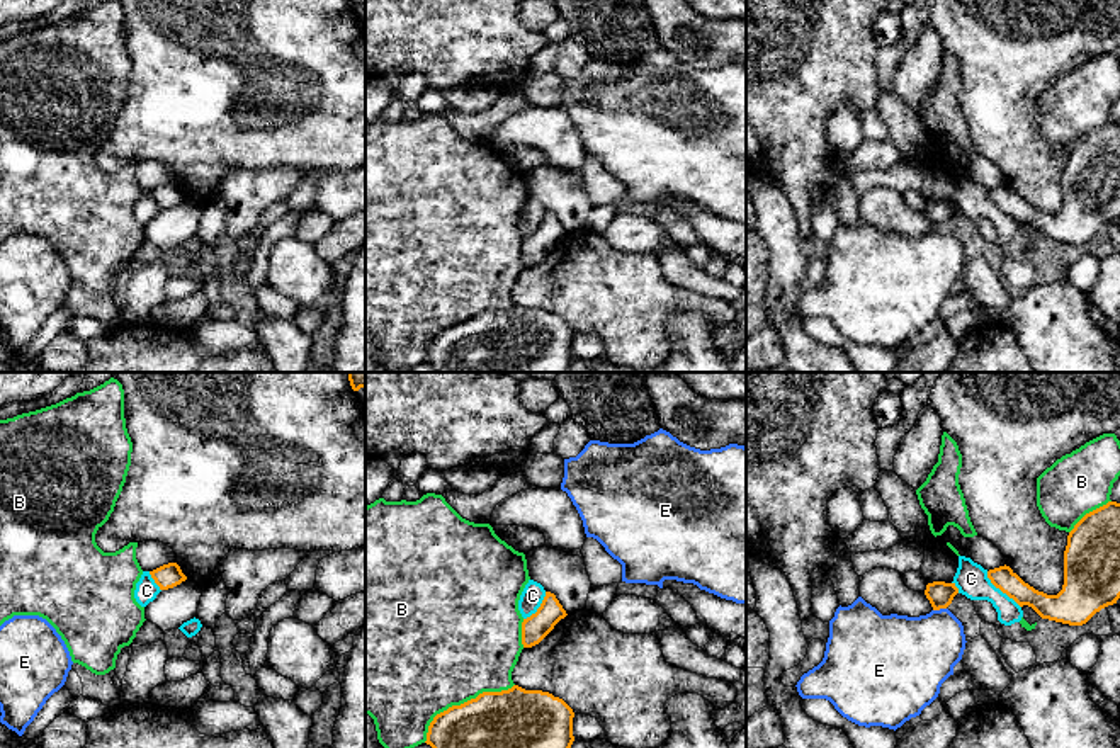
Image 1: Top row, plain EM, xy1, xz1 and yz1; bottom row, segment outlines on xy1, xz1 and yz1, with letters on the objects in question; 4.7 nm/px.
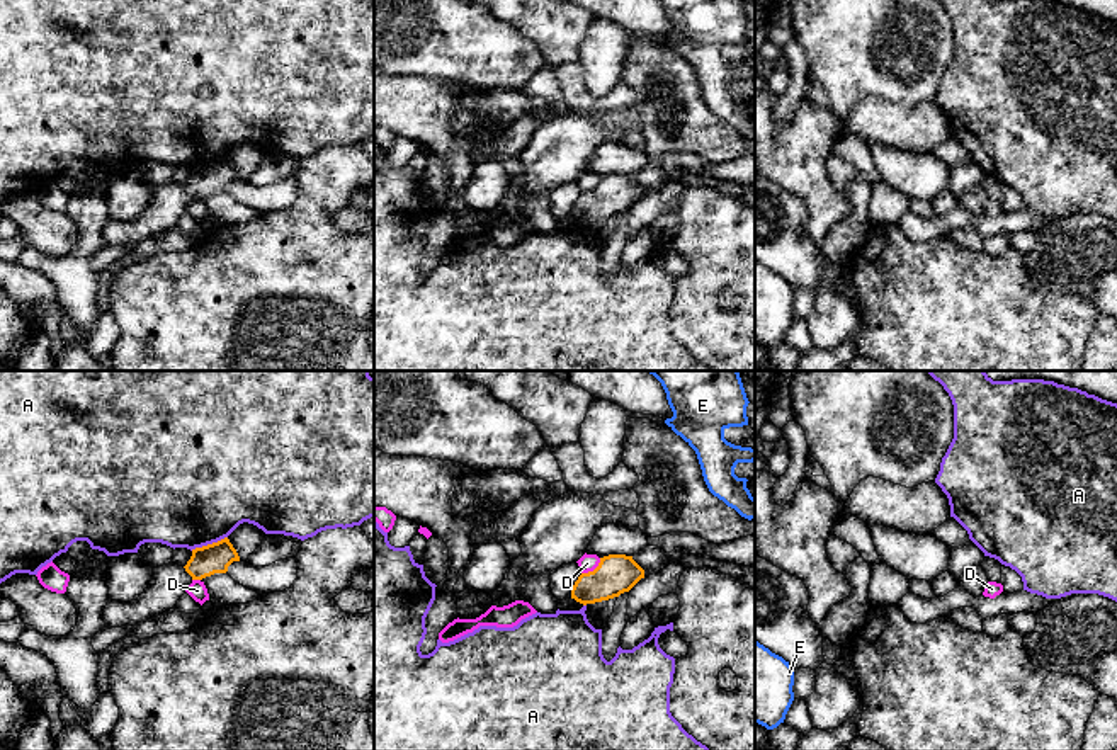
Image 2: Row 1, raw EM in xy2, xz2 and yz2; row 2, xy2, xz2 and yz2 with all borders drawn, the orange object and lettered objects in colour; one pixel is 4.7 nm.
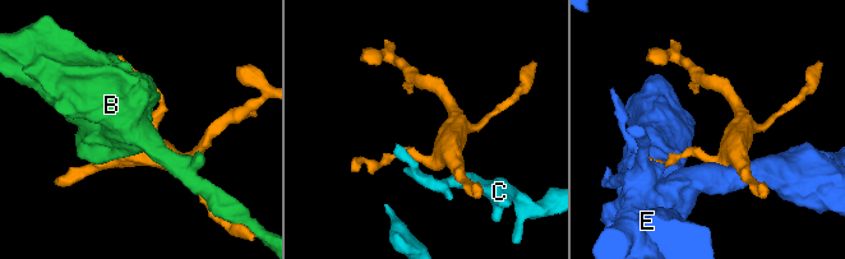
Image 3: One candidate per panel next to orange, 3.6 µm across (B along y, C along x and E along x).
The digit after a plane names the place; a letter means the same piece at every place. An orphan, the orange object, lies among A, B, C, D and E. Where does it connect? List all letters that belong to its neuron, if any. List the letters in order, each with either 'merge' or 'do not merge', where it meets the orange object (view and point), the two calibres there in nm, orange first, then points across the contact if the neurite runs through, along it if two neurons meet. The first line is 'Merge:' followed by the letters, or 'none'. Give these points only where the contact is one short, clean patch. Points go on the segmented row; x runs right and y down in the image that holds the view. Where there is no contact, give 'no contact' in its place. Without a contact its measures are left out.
Merge: none
A: do not merge; contact xy2 (208, 545); calibres 140 and 500 nm
B: do not merge; contact xz1 (461, 704); calibres 280 and 480 nm
C: do not merge; contact yz1 (1001, 590); calibres 120 and 160 nm; border yz1 (986, 572), (986, 577), (1020, 607)
D: do not merge; contact xz2 (594, 570); calibres 190 and 80 nm; border xz2 (601, 558), (592, 570), (582, 573)
E: do not merge; contact yz1 (938, 609); calibres 120 and 360 nm

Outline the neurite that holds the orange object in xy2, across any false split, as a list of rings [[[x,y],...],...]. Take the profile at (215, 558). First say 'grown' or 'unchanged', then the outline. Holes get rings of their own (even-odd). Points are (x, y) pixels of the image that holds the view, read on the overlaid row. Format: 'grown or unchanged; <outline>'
grown; [[[228,537],[196,548],[185,566],[170,563],[153,568],[151,582],[136,600],[109,599],[102,614],[104,622],[111,628],[121,628],[151,619],[172,609],[194,580],[226,573],[233,561],[240,561],[240,556]]]

